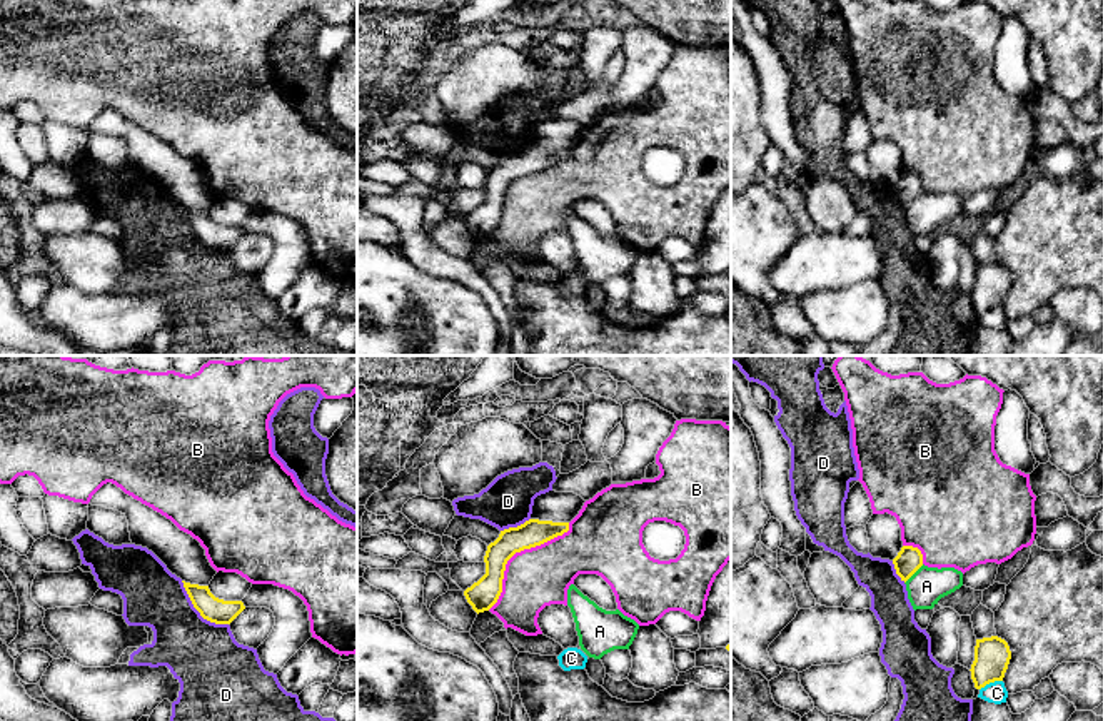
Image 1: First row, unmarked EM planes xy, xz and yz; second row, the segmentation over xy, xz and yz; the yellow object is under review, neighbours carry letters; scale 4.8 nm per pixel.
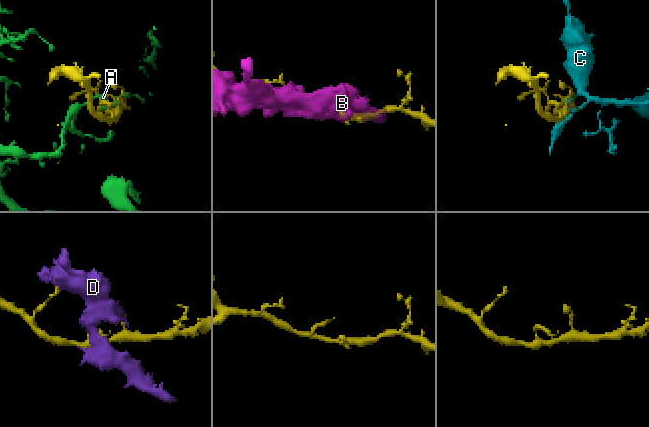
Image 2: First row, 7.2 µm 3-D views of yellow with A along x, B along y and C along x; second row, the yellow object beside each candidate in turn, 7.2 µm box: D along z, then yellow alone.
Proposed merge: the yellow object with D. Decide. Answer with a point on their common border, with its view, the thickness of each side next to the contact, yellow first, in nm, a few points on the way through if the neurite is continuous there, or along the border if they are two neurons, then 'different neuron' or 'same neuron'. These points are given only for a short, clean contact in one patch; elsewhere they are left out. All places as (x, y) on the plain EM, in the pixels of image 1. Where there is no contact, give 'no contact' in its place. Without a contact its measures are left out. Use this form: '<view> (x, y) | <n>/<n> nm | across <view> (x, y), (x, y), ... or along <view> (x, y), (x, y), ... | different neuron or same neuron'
xy (197, 236) | 120/340 nm | same neuron

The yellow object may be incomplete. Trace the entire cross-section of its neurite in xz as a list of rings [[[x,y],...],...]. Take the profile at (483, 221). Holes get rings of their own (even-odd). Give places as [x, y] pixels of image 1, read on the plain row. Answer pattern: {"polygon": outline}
{"polygon": [[[529,145],[517,154],[501,157],[487,172],[484,189],[486,200],[464,217],[467,229],[479,240],[489,237],[502,219],[502,205],[507,187],[524,175],[541,172],[569,157],[569,149]]]}

